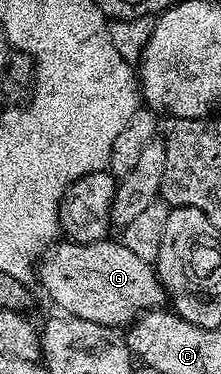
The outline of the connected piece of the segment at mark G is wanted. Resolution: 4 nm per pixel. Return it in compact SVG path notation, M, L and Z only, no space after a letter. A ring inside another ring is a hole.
M107 238L91 244L62 243L55 243L54 247L42 257L36 268L36 280L37 283L42 283L43 290L62 307L59 309L63 313L118 330L121 329L121 324L129 326L139 314L157 309L161 305L158 304L161 300L163 303L164 287L158 281L155 265L138 258L117 239Z

